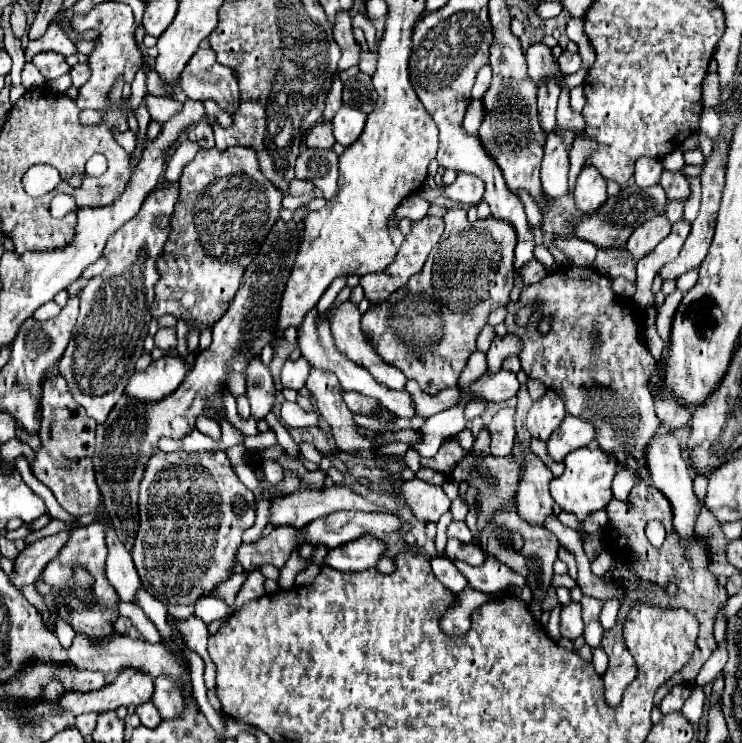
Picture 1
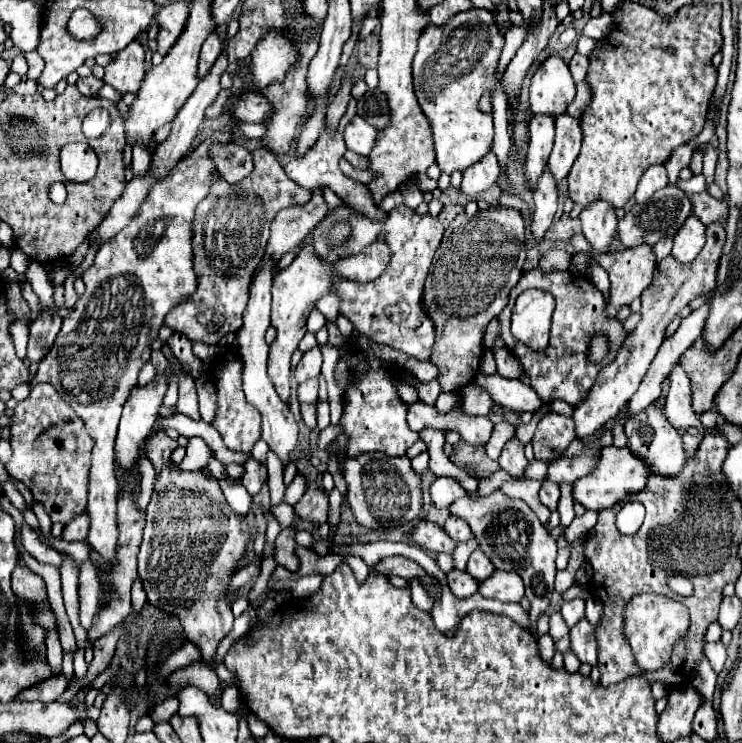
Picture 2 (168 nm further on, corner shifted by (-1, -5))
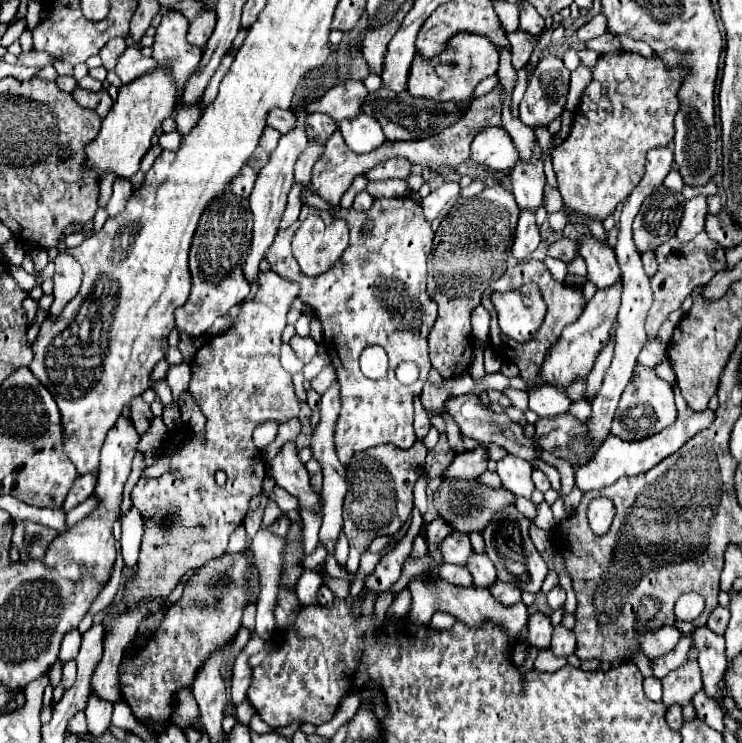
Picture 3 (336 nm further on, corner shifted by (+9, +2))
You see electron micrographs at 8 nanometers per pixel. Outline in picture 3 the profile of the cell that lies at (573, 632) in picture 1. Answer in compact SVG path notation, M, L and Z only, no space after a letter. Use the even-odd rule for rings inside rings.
M530 614L528 618L528 636L526 642L528 646L534 646L538 650L544 650L550 646L550 634L552 634L552 624L546 614Z

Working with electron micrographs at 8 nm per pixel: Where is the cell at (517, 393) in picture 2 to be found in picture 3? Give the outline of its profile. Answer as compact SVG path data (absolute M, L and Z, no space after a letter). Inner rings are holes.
M546 388L546 390L534 390L534 394L530 394L530 410L534 410L538 416L558 416L558 414L568 414L572 400L554 390L554 388Z

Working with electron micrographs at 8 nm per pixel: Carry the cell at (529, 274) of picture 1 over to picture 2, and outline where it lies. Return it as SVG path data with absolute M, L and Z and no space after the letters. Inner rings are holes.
M550 249L550 251L546 251L546 253L540 257L538 269L546 271L546 273L550 273L550 271L564 271L564 269L568 269L570 257L572 257L572 253L568 253L568 251Z

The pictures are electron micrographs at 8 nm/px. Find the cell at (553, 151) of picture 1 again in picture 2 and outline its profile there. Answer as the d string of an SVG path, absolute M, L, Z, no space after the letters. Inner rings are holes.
M550 167L544 169L540 175L538 187L534 191L534 215L532 215L532 237L534 241L540 241L546 233L546 229L552 225L556 207L558 207L558 183L554 175L550 173Z

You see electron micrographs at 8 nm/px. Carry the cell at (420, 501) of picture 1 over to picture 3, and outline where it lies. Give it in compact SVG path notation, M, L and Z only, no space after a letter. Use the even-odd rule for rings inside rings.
M476 446L474 450L466 450L454 458L452 466L444 472L444 478L478 478L488 468L488 448Z

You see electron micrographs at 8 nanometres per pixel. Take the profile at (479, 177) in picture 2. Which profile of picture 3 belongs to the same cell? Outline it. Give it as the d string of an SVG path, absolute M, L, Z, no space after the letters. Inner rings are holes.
M488 126L472 142L472 160L494 170L512 170L518 162L518 150L504 128Z

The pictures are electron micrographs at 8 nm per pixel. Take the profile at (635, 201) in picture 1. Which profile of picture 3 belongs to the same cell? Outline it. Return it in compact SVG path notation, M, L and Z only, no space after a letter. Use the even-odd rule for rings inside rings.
M660 186L646 198L632 224L634 244L640 252L654 250L676 236L684 212L684 196Z

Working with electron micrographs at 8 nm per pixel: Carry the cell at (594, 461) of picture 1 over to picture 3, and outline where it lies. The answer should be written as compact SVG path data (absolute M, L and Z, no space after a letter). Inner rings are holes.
M674 386L674 394L676 394L676 408L678 408L678 418L676 418L674 426L668 426L660 434L648 436L644 440L634 440L634 442L624 442L618 436L612 436L610 434L602 442L602 448L598 450L598 454L588 464L584 464L584 466L580 466L576 470L576 486L582 492L590 492L590 490L598 490L598 488L610 486L610 484L614 484L622 476L638 476L638 474L654 468L666 456L678 452L692 436L696 436L700 430L706 430L714 422L714 412L712 410L704 410L704 412L690 410L686 406L686 400L682 398L678 386Z

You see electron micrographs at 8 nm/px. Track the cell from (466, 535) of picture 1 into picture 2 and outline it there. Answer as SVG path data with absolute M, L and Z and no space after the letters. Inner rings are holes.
M448 517L446 523L444 523L444 531L456 539L456 541L468 541L472 539L472 531L468 529L468 523L466 521L460 521L456 517Z

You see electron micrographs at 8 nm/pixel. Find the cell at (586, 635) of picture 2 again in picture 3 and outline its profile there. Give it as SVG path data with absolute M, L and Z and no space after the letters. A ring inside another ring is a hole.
M556 626L550 642L550 650L556 656L570 656L574 654L574 636L564 626Z

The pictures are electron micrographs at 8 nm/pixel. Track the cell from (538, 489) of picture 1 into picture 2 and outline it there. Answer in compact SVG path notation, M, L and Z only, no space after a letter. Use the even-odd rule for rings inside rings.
M544 481L540 491L538 491L538 499L544 507L548 507L550 511L554 511L558 507L558 499L560 499L560 487L554 485L552 481Z

